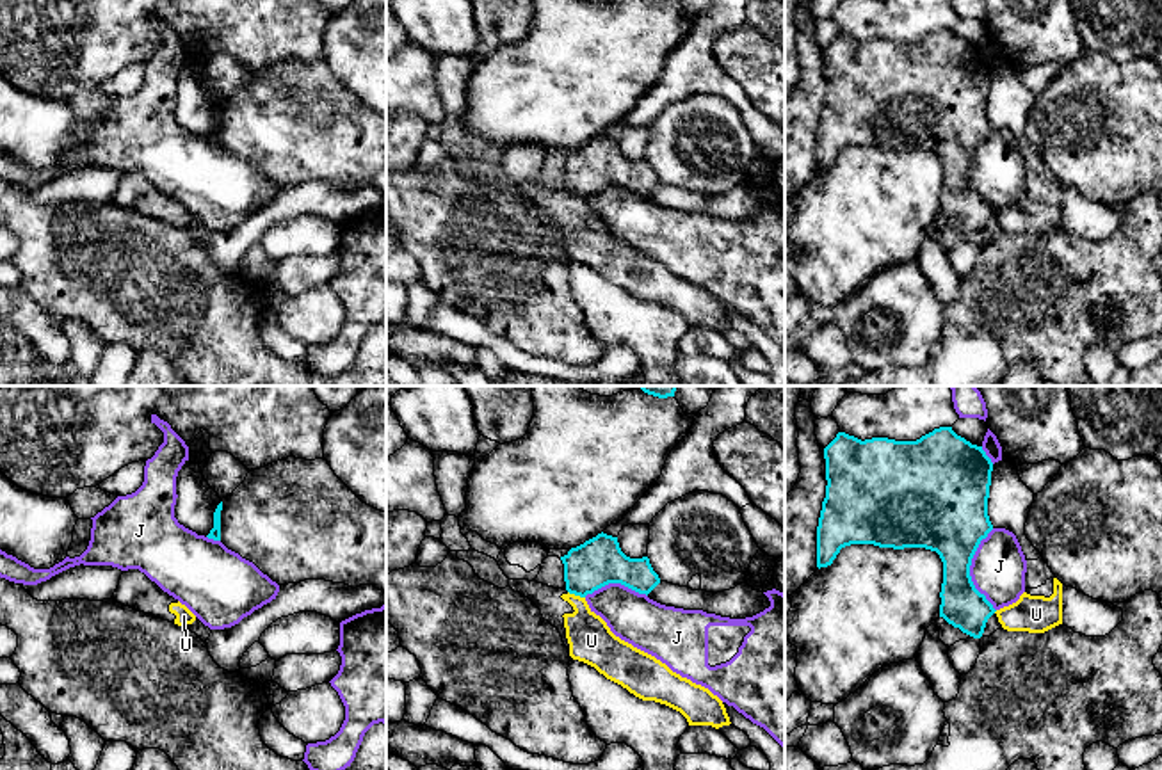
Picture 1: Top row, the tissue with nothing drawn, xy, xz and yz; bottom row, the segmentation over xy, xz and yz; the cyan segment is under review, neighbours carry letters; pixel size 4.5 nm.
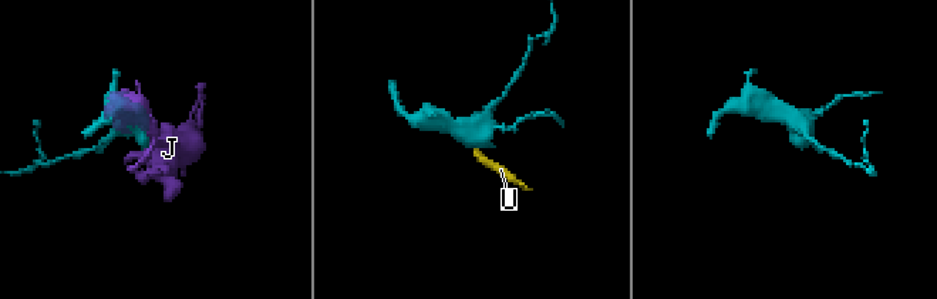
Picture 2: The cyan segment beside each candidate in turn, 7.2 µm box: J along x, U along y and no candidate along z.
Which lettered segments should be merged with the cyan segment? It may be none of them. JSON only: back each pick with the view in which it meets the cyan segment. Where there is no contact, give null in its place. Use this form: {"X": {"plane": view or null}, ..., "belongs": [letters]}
{"belongs": []}

